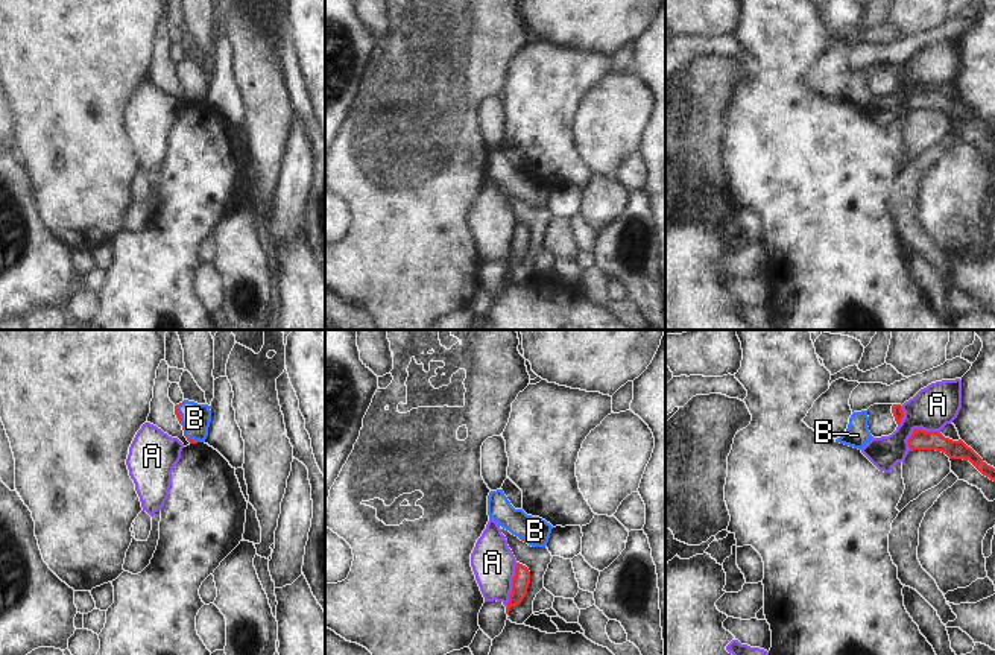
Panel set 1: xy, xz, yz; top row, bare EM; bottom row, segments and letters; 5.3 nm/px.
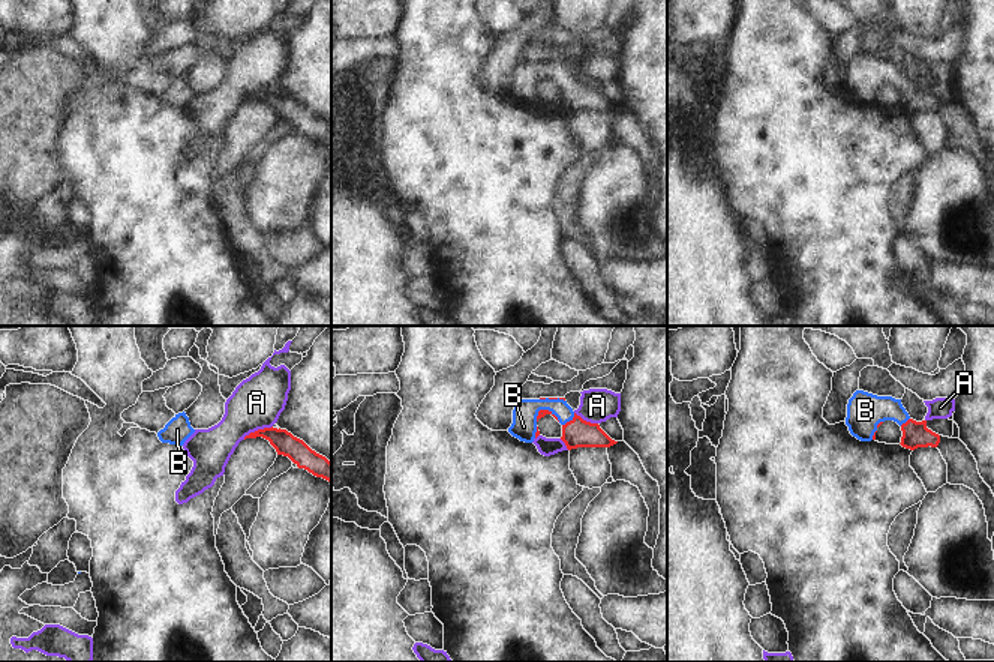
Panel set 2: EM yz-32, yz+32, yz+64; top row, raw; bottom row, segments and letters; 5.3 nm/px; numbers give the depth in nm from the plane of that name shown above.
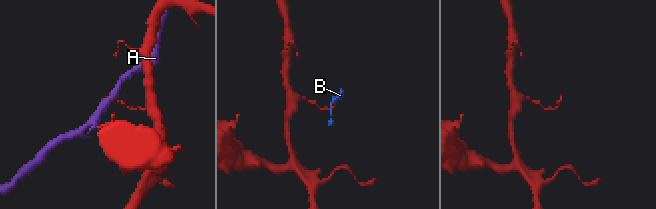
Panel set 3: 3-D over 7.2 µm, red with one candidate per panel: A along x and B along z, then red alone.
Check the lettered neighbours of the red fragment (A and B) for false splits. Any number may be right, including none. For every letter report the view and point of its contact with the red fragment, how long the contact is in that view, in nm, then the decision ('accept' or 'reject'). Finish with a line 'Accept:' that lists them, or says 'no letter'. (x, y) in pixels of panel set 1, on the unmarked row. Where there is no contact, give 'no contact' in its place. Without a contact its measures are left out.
A: yz (916, 88) | 200 nm | reject
B: xy (181, 84) | 240 nm | accept
Accept: B

